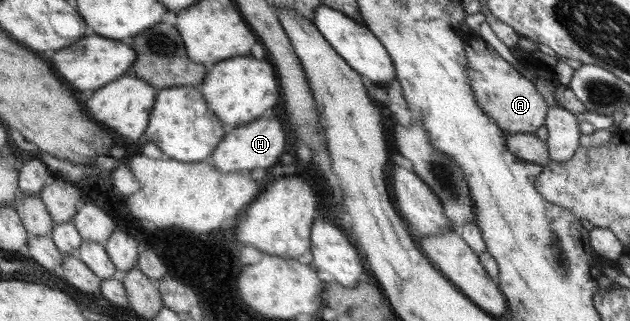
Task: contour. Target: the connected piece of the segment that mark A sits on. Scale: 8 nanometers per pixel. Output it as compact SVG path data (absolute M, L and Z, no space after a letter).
M475 35L465 39L468 59L468 78L471 79L472 91L485 115L495 121L507 133L535 134L538 128L546 124L550 109L547 100L541 98L541 93L535 90L532 79L523 78L509 62L505 62L499 53L484 39Z

